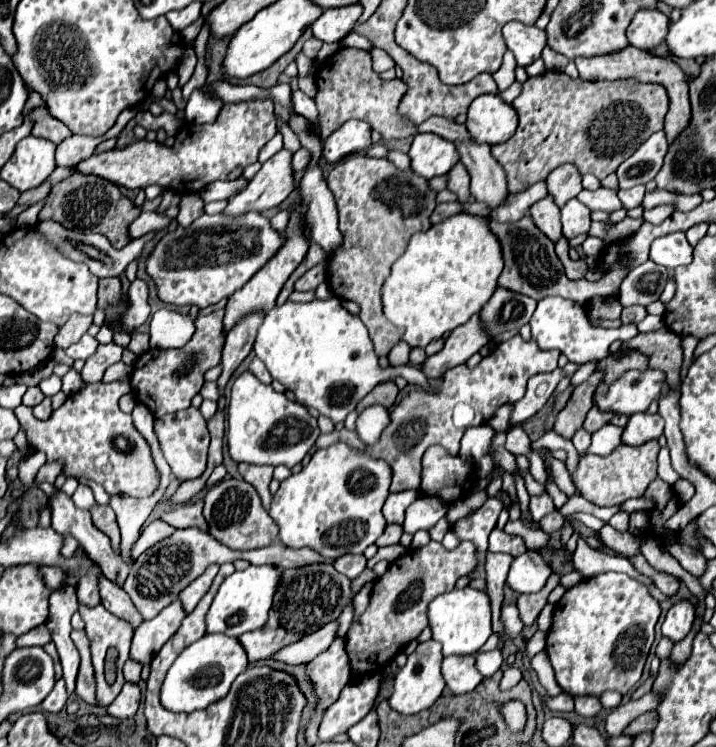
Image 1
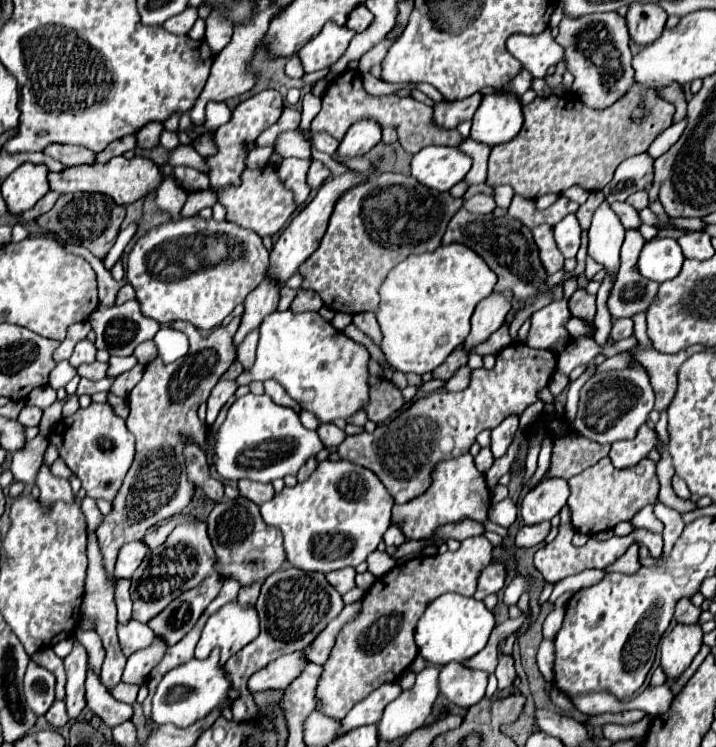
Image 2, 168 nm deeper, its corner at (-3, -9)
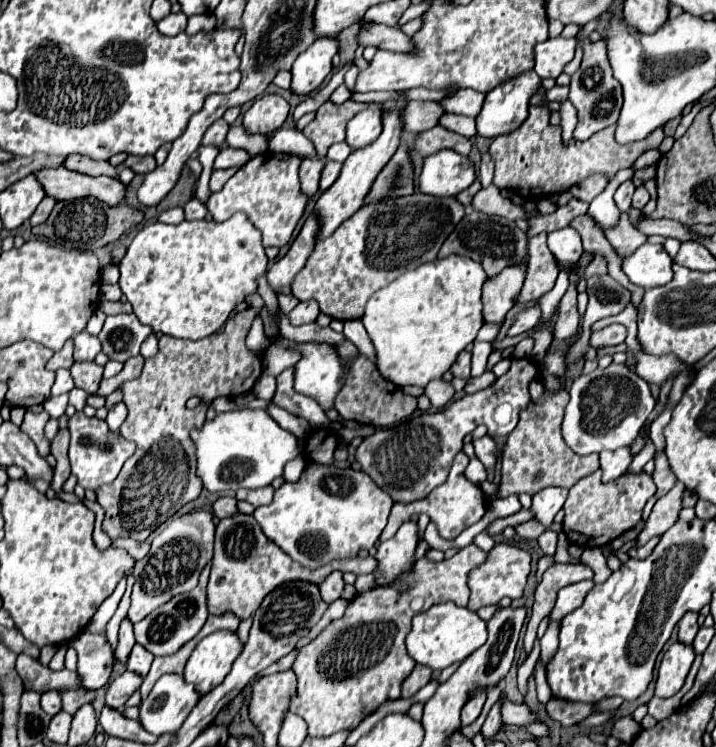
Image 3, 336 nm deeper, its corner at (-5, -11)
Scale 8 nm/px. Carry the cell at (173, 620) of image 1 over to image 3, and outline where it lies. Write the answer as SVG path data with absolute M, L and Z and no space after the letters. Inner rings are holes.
M131 671L121 673L117 679L113 679L109 683L109 689L105 693L105 705L111 709L121 709L125 705L125 701L131 697L131 693L135 689L139 689L141 685L141 677L133 675Z

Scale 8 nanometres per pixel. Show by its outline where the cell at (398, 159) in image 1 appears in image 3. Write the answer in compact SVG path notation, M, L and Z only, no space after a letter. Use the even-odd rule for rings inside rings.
M291 127L277 129L269 137L267 147L271 153L289 153L289 155L299 155L299 157L309 157L309 159L313 159L313 155L315 155L309 139L299 135L299 131L291 129Z

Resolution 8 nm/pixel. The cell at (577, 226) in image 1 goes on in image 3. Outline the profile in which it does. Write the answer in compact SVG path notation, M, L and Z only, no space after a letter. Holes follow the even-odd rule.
M563 227L559 231L549 233L547 243L549 243L549 249L559 263L575 263L575 261L579 261L581 253L583 253L581 237L571 227Z

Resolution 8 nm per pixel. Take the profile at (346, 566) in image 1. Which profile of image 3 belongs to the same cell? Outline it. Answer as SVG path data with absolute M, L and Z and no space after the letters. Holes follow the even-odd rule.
M339 571L331 573L321 585L319 585L319 591L321 591L321 599L325 603L333 603L335 599L339 599L341 591L343 591L345 583L343 583L343 575Z

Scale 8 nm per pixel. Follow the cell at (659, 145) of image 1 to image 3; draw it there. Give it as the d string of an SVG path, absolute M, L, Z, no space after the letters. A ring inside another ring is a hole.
M625 181L617 191L615 191L615 205L619 211L629 211L631 209L631 195L635 191L635 185L631 181Z

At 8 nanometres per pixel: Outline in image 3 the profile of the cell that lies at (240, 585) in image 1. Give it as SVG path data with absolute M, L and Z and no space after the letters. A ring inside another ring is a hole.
M217 631L205 637L191 653L183 679L193 683L195 689L199 689L199 695L207 695L207 691L215 689L227 677L241 647L237 633Z

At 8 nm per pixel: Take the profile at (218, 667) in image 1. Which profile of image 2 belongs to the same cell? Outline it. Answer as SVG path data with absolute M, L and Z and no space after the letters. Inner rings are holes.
M213 649L213 653L207 659L191 659L189 663L171 669L163 677L153 697L153 721L155 723L159 725L173 723L177 727L189 727L205 719L213 709L221 709L221 715L225 719L231 717L229 689L233 687L233 683L229 681L225 667L219 665L219 651L221 649Z

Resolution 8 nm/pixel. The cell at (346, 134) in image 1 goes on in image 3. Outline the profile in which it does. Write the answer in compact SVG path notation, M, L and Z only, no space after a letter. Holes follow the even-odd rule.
M371 103L369 107L361 109L349 123L345 131L345 143L351 149L361 149L373 143L381 133L381 107Z

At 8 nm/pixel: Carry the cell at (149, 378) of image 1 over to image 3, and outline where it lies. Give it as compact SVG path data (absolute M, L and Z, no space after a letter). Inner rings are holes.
M247 307L245 311L235 313L231 319L227 319L225 327L221 331L217 331L215 335L209 335L207 339L187 341L187 339L163 335L159 339L157 355L145 361L143 373L137 379L121 383L119 389L123 391L123 403L127 405L127 419L123 421L119 433L123 439L133 441L137 445L137 449L125 461L119 477L113 483L103 485L103 487L99 487L99 491L95 491L97 503L105 509L103 531L111 539L127 535L125 531L129 531L129 529L141 529L141 531L137 531L137 535L143 535L143 541L145 541L161 523L165 523L185 503L199 497L201 481L195 475L195 447L189 441L189 431L193 427L203 425L205 411L213 399L221 397L221 395L223 397L237 397L237 395L253 389L253 385L259 379L261 369L263 369L263 359L261 359L263 351L267 351L269 345L271 345L271 315L267 315L265 307L261 307L261 309ZM255 317L263 319L263 329L265 329L265 337L267 337L267 341L263 343L263 347L259 351L251 351L245 345L245 337L249 333ZM193 395L197 395L201 399L201 405L195 409L187 409L185 401Z

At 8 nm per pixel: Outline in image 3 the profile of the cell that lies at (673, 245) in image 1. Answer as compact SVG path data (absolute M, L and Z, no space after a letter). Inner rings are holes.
M645 243L623 259L621 269L631 283L649 289L665 285L673 279L671 263L673 259L667 255L663 245Z

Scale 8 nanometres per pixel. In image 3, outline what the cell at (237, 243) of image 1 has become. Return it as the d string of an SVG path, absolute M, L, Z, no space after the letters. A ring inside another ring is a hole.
M235 213L223 223L215 223L213 219L183 221L179 225L155 221L145 225L131 241L127 255L119 263L119 287L133 305L133 313L143 325L149 325L153 333L197 341L219 331L237 303L241 303L247 293L257 291L255 279L267 271L267 263L261 235L245 213Z

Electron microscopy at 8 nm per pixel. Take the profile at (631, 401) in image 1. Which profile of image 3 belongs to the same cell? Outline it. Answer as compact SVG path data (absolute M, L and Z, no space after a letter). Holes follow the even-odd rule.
M609 365L607 369L595 369L573 381L571 399L565 407L563 417L563 439L571 451L577 455L599 453L603 449L615 451L619 447L629 447L643 427L645 419L655 407L655 399L647 381L637 373L629 371L627 365Z

